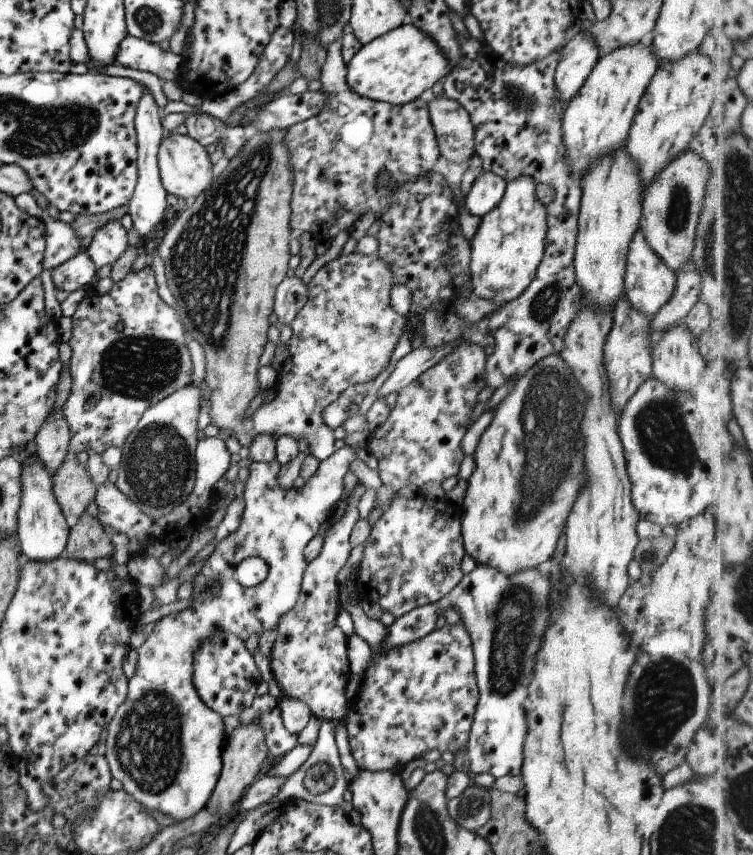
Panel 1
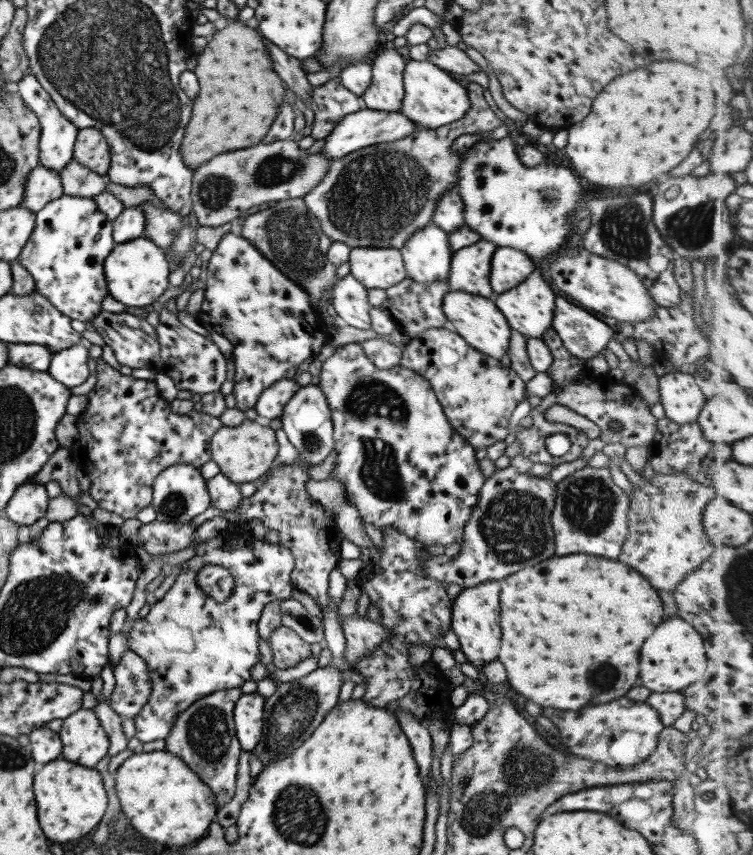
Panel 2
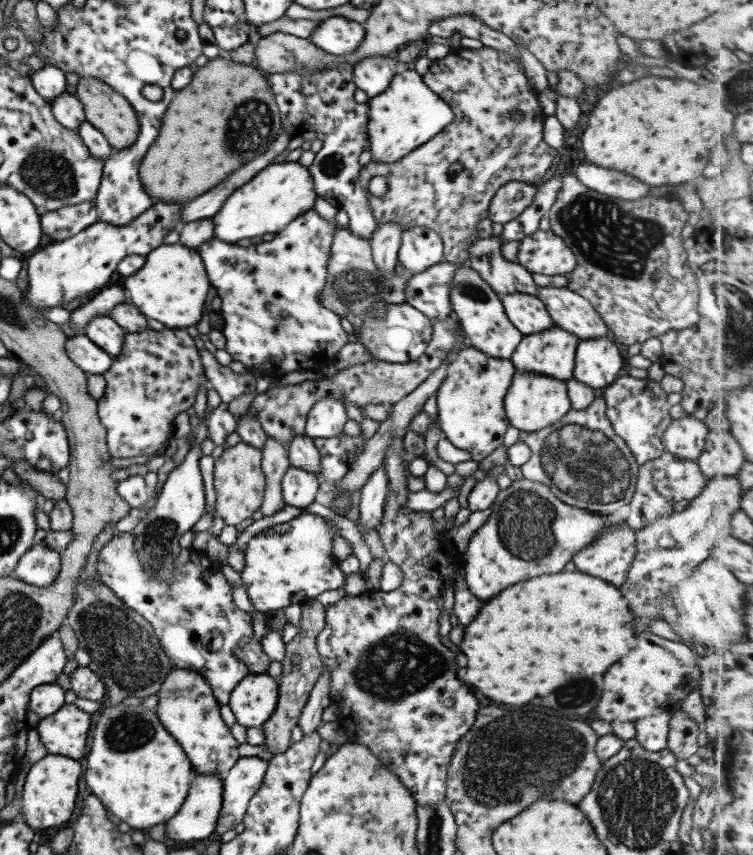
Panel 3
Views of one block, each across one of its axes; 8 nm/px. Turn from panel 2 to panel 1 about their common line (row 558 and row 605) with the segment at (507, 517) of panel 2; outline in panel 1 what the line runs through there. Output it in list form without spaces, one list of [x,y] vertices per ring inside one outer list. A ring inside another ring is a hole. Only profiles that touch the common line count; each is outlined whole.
[[[477,565],[469,574],[464,574],[443,598],[415,607],[385,628],[383,648],[393,648],[419,640],[433,631],[437,616],[442,615],[445,608],[452,607],[459,614],[471,641],[474,677],[478,686],[477,704],[465,746],[471,777],[483,772],[495,779],[507,774],[520,774],[523,741],[527,732],[522,707],[527,688],[525,680],[533,668],[533,656],[545,630],[547,592],[549,582],[537,570],[521,570],[506,575],[494,568]]]

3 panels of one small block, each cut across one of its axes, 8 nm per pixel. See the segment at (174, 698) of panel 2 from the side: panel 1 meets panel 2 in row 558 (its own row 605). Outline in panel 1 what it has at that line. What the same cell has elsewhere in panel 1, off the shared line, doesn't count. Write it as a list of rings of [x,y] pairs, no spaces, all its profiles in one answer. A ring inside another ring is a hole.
[[[345,446],[339,450],[333,451],[333,454],[326,458],[325,460],[319,461],[316,471],[304,481],[303,486],[298,488],[288,488],[282,489],[277,482],[277,473],[280,469],[280,464],[273,459],[271,462],[255,462],[251,463],[246,467],[248,470],[247,478],[244,483],[244,489],[242,497],[244,498],[244,509],[242,517],[238,528],[230,533],[225,538],[218,541],[211,554],[203,561],[200,570],[192,578],[192,592],[190,594],[190,607],[183,609],[182,611],[168,614],[164,616],[159,622],[154,624],[151,633],[144,638],[143,644],[136,650],[137,658],[135,663],[135,668],[133,674],[127,679],[127,692],[124,701],[117,707],[115,714],[111,717],[111,720],[107,723],[107,736],[105,736],[105,748],[104,757],[106,758],[111,778],[119,780],[122,784],[123,790],[130,794],[140,805],[147,806],[147,808],[152,808],[153,810],[159,810],[175,820],[183,820],[189,817],[193,817],[198,810],[201,810],[206,806],[206,802],[211,796],[212,790],[214,789],[215,783],[217,782],[221,765],[222,765],[222,750],[224,749],[226,743],[226,733],[223,729],[223,720],[218,714],[215,714],[212,710],[209,710],[207,706],[203,704],[203,701],[198,697],[195,692],[192,683],[192,660],[195,651],[202,641],[207,639],[210,635],[215,632],[221,633],[231,633],[235,635],[239,640],[245,642],[249,636],[253,634],[263,634],[267,630],[271,630],[273,626],[277,624],[279,617],[285,614],[291,607],[295,604],[297,600],[297,595],[300,591],[300,582],[302,579],[302,574],[306,565],[305,559],[303,558],[304,546],[311,540],[312,536],[316,535],[317,530],[319,530],[319,525],[322,522],[328,521],[328,518],[335,512],[336,504],[343,498],[343,476],[349,470],[349,464],[355,460],[355,454],[351,448]],[[245,557],[259,557],[263,559],[263,562],[268,566],[268,571],[266,577],[263,579],[261,584],[254,587],[243,588],[237,580],[235,580],[235,567],[236,564]],[[211,579],[217,579],[220,582],[220,589],[218,591],[207,591],[206,588],[210,583]]]

